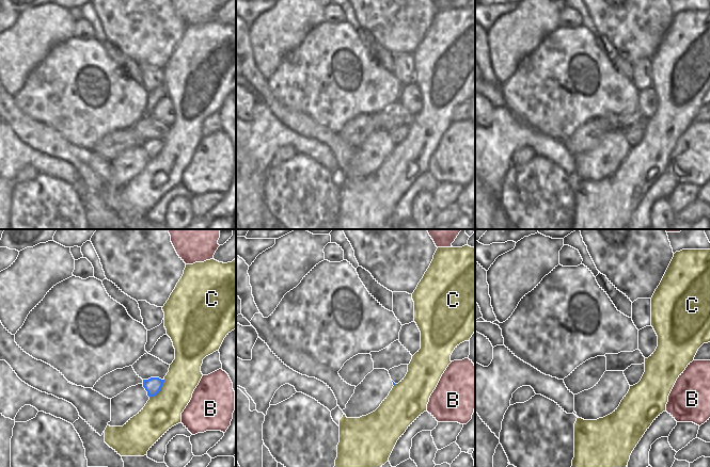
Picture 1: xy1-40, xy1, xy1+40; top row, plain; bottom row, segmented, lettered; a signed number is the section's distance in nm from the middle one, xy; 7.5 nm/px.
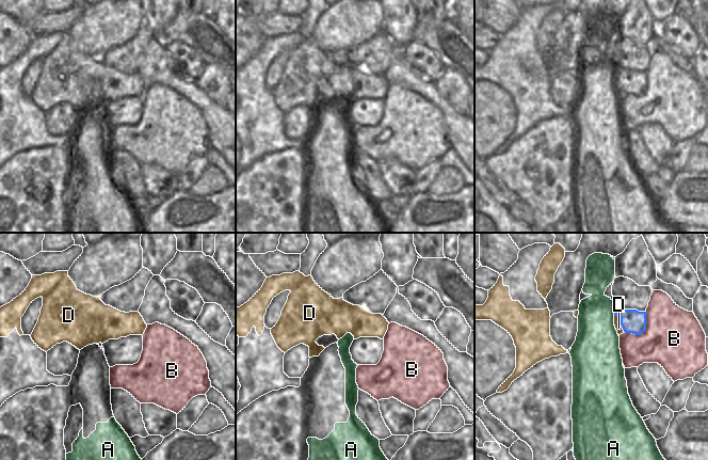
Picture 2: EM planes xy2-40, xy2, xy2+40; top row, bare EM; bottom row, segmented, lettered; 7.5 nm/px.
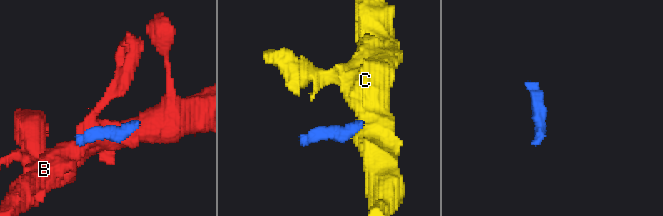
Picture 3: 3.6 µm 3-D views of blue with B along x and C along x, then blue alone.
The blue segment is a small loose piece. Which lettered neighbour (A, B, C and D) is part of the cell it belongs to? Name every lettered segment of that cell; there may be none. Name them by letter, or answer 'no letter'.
no letter

